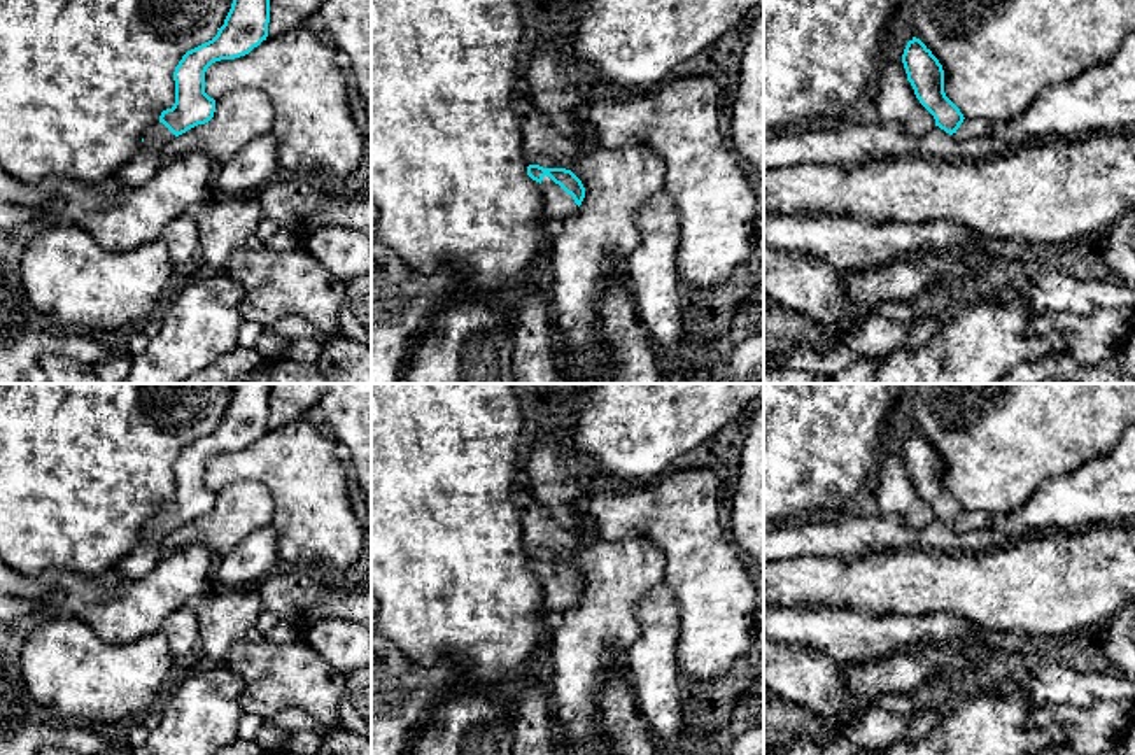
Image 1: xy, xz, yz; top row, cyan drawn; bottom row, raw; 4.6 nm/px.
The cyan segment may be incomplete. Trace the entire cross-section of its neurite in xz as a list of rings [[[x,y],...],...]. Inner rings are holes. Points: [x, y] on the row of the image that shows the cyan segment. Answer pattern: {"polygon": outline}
{"polygon": [[[529,165],[527,175],[541,184],[545,215],[555,224],[575,214],[585,198],[585,187],[571,170]]]}

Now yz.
{"polygon": [[[913,37],[902,54],[902,63],[920,103],[934,116],[935,126],[958,142],[990,137],[993,128],[983,119],[965,119],[944,93],[944,70],[932,51]]]}

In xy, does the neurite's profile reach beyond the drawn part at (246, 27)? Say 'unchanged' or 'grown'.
grown

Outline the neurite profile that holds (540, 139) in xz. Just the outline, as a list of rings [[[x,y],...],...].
[[[524,91],[513,98],[513,110],[522,121],[525,158],[532,161],[538,156],[543,168],[552,168],[557,161],[580,158],[599,142],[599,133],[590,123],[582,124],[573,138],[560,135],[550,124],[548,116]]]

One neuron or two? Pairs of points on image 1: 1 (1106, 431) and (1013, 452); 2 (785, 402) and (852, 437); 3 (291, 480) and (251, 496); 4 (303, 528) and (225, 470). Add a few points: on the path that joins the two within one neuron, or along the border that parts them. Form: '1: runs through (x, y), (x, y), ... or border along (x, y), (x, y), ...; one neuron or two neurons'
1: runs through (1083, 431), (1036, 431); one neuron
2: runs through (801, 417), (820, 437), (836, 437); one neuron
3: border along (226, 484), (258, 482), (272, 500), (274, 522); two neurons
4: runs through (296, 505), (261, 470), (247, 470); one neuron

